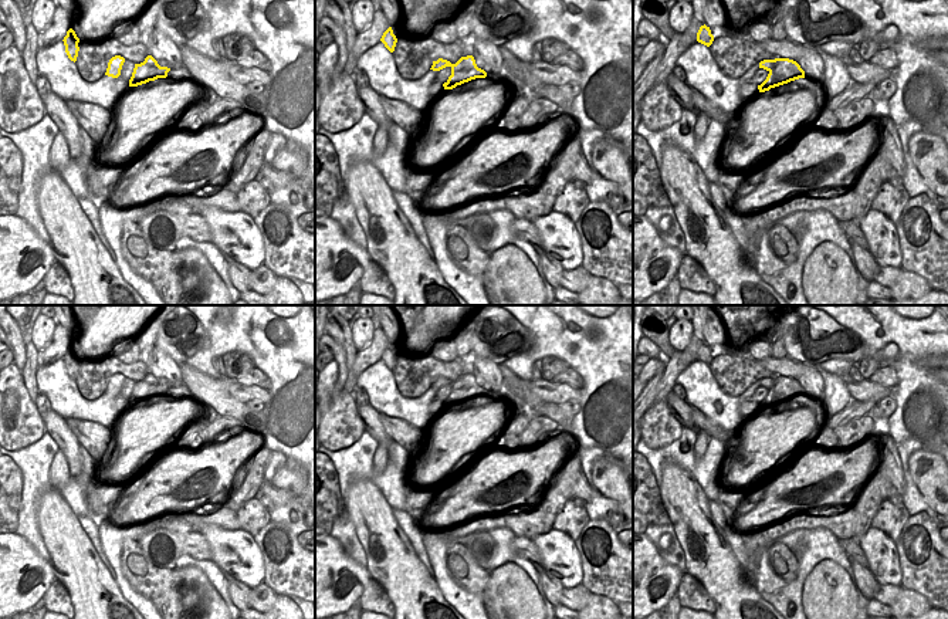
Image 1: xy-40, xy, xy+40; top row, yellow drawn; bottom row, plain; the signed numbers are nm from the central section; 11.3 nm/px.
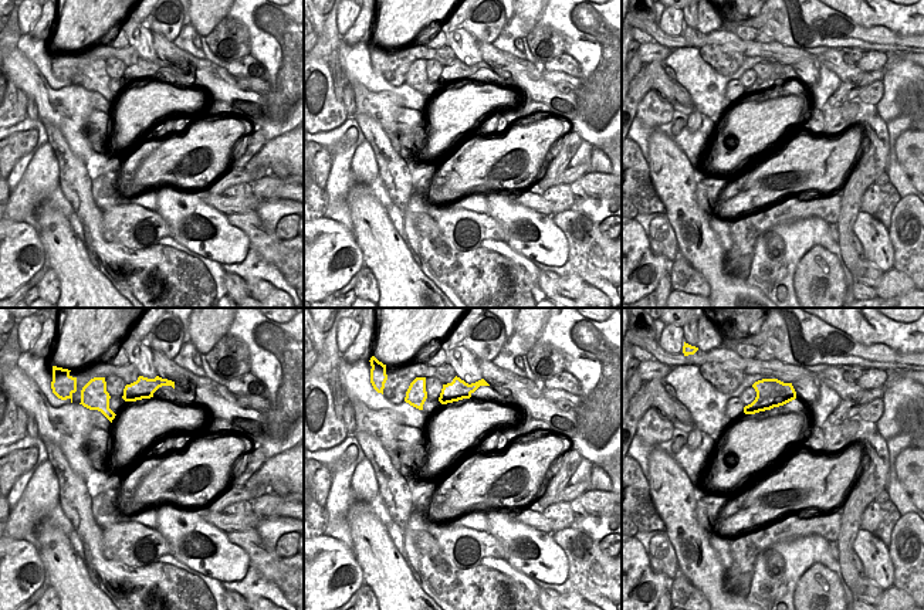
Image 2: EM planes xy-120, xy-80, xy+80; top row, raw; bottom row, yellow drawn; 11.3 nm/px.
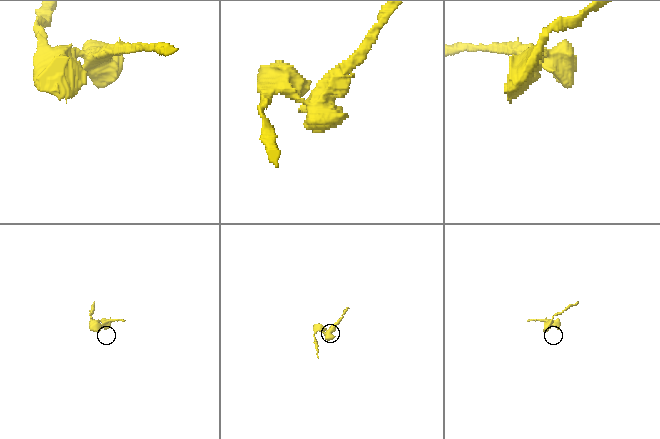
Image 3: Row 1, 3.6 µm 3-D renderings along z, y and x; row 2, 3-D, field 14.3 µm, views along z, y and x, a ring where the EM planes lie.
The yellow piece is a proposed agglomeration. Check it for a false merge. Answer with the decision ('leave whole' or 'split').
split

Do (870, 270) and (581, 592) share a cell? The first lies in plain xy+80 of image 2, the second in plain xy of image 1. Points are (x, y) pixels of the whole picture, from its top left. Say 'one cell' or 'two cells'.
one cell

